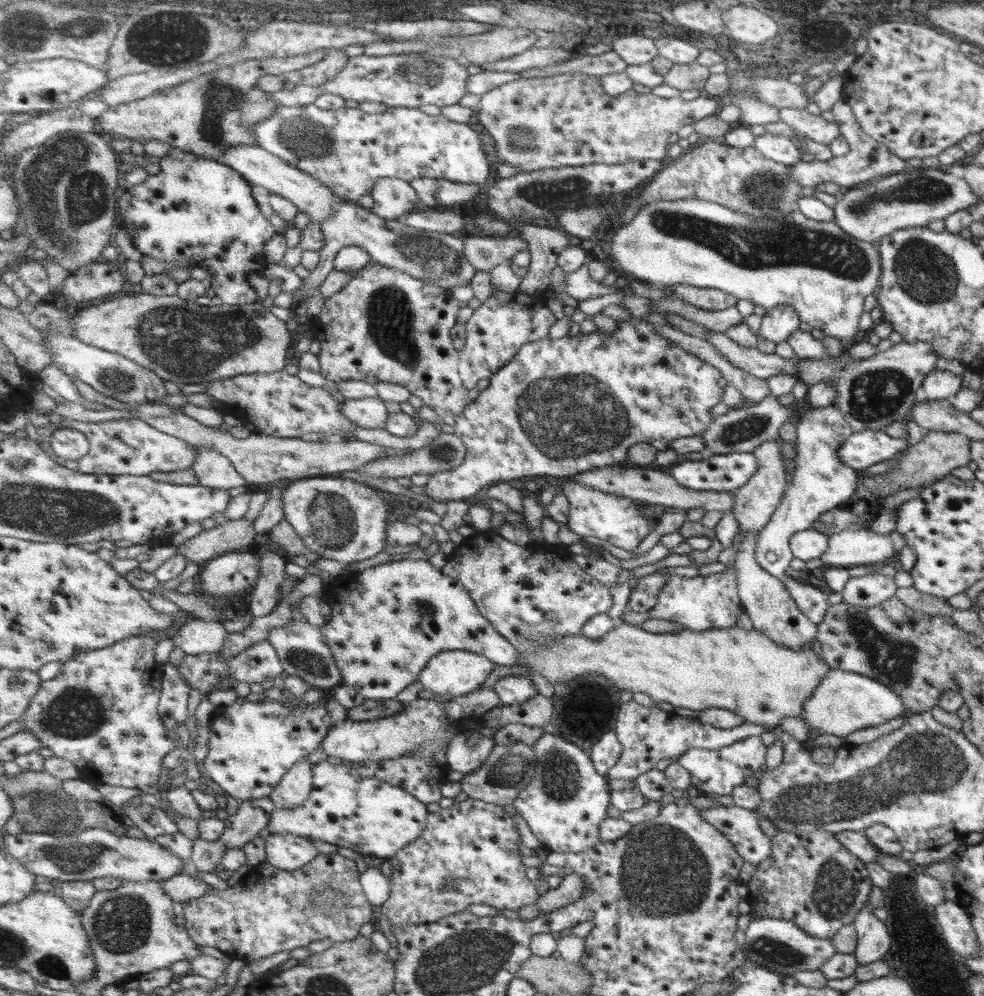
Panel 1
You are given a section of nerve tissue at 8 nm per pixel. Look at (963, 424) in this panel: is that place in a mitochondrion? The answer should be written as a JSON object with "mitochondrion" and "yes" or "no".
{"mitochondrion":"no"}

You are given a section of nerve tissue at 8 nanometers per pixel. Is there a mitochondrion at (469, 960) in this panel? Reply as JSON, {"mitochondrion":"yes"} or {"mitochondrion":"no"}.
{"mitochondrion":"yes"}

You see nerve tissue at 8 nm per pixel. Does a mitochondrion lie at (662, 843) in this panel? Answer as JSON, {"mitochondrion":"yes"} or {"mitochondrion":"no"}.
{"mitochondrion":"yes"}

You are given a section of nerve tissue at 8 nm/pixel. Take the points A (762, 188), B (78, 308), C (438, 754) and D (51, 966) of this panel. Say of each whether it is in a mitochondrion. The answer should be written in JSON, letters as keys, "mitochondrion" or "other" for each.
{"A":"mitochondrion","B":"other","C":"other","D":"mitochondrion"}

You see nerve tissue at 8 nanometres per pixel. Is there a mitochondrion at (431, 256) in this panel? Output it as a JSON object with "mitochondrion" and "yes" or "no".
{"mitochondrion":"yes"}

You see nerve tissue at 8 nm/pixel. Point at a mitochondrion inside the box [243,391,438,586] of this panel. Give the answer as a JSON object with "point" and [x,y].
{"point":[330,520]}

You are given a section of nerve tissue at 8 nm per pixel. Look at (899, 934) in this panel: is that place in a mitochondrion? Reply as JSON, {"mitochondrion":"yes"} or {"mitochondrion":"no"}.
{"mitochondrion":"no"}

